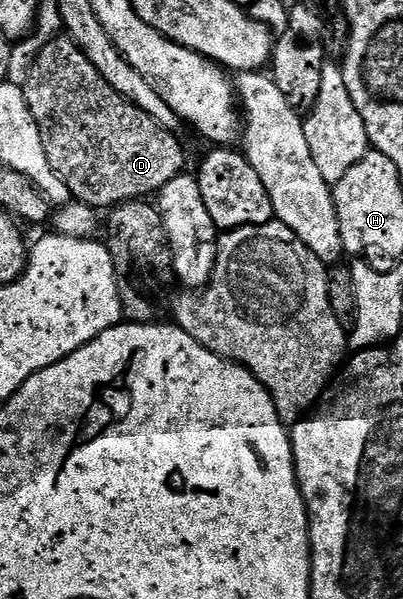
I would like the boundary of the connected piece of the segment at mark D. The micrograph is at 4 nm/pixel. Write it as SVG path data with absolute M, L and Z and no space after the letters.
M59 35L38 52L38 58L32 63L30 74L22 86L36 119L40 139L44 143L44 155L52 167L55 178L66 184L69 195L75 201L90 206L95 211L113 210L127 201L149 198L157 194L166 183L176 179L187 168L186 153L171 130L160 127L152 115L140 111L120 91L112 91L108 79L92 67L92 63L80 51L80 47L69 37Z

